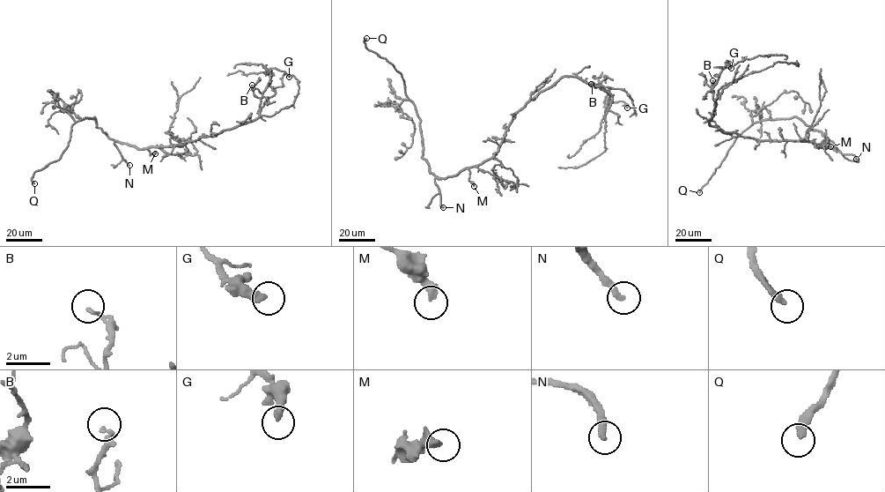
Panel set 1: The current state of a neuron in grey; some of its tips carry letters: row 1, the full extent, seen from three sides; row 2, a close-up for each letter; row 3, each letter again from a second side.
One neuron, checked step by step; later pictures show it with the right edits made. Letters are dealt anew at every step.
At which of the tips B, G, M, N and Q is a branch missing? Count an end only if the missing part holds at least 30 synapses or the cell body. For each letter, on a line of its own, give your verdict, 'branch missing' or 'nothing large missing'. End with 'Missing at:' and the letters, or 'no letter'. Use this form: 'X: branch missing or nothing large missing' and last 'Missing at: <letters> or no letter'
B: nothing large missing
G: nothing large missing
M: nothing large missing
N: branch missing
Q: branch missing
Missing at: N, Q

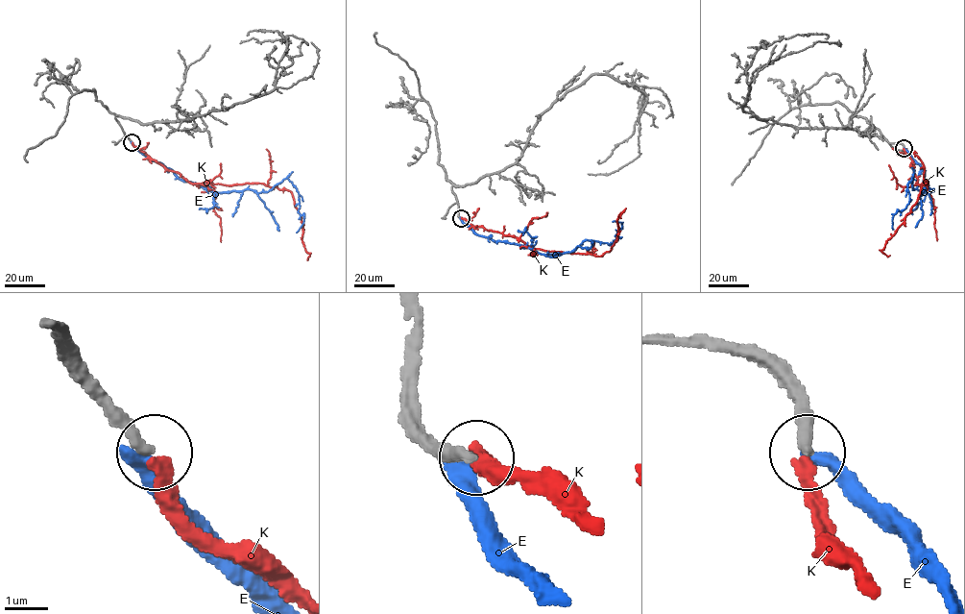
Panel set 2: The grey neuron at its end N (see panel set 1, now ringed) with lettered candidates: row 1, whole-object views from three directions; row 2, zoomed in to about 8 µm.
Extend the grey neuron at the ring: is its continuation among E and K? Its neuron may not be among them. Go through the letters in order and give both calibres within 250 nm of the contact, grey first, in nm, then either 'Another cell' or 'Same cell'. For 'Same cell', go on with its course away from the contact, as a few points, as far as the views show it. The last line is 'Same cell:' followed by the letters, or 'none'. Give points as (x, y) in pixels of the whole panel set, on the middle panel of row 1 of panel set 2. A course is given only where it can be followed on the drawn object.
E: Thickness 360 nm (grey) against 380 nm. Another cell
K: Thickness 300 nm (grey) against 280 nm. Another cell
Same cell: none

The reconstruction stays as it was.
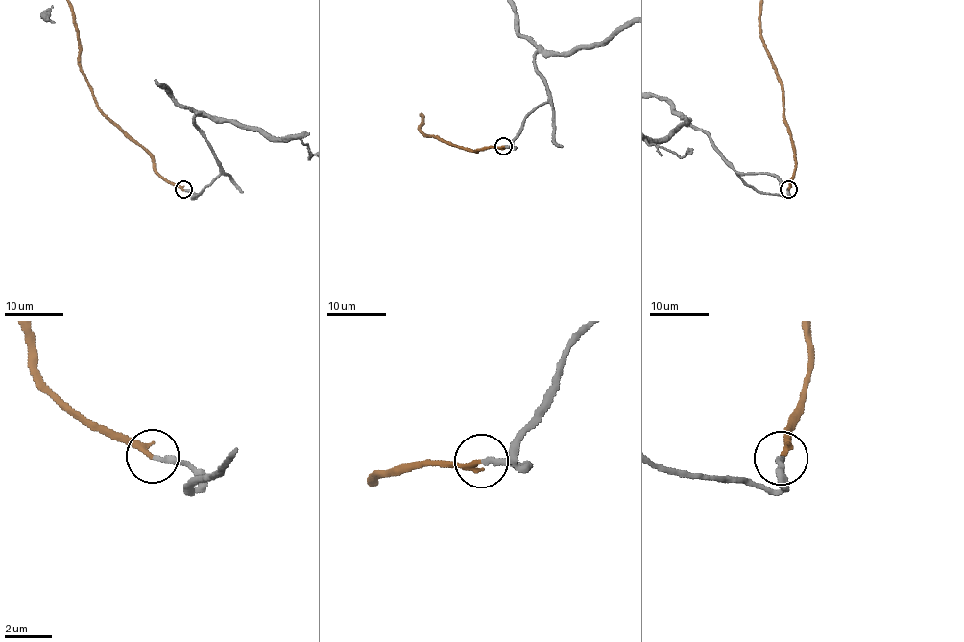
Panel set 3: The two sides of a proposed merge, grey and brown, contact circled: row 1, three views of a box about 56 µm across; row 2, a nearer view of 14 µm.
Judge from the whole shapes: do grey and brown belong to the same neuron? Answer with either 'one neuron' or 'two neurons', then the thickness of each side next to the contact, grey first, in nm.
one neuron | 240/220 nm

